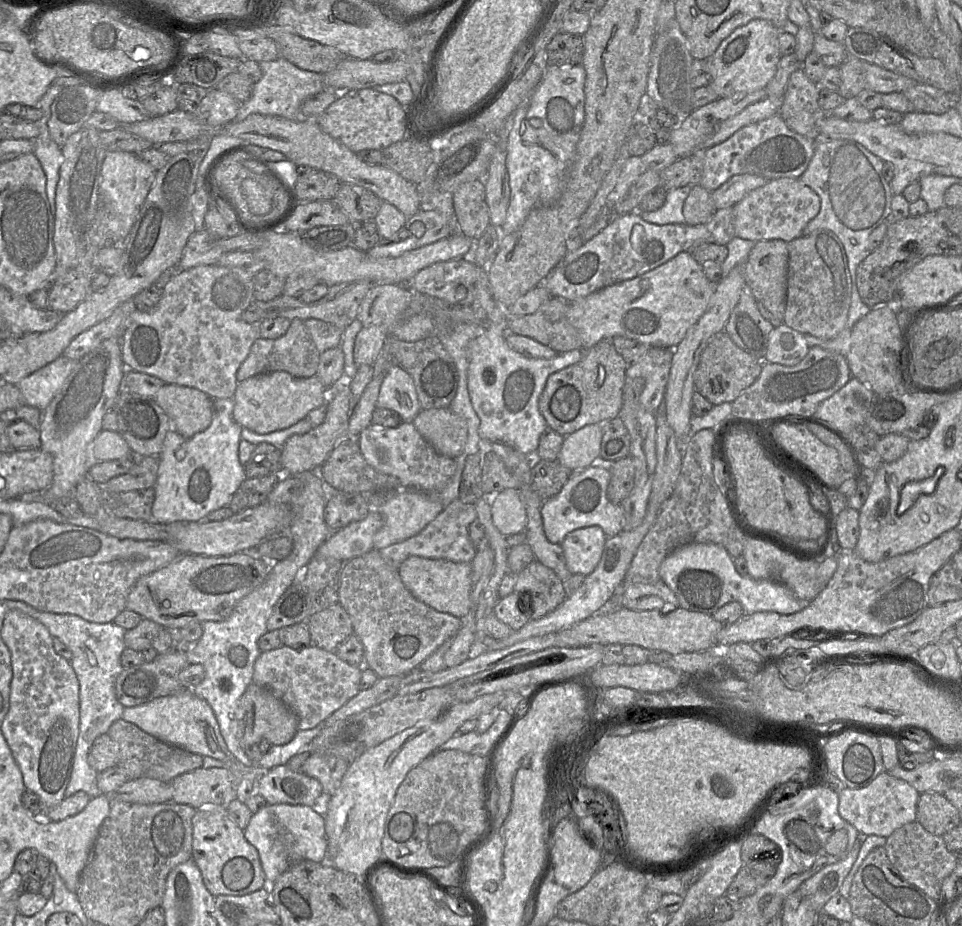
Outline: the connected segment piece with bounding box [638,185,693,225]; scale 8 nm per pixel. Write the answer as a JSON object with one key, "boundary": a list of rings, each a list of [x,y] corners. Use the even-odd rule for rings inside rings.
{"boundary":[[[693,185],[667,191],[664,205],[652,212],[638,212],[643,220],[655,225],[684,223],[683,204]]]}

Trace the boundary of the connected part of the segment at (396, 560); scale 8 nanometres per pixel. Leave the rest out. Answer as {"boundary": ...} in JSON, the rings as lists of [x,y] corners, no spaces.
{"boundary":[[[455,499],[418,534],[380,549],[379,552],[383,559],[397,570],[401,563],[410,556],[471,563],[475,557],[476,549],[469,538],[468,527],[476,519],[475,505]]]}

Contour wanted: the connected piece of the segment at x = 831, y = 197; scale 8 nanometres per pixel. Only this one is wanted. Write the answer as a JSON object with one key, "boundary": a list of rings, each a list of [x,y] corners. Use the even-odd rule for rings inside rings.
{"boundary":[[[820,137],[820,140],[815,141],[814,154],[807,169],[797,178],[801,184],[811,188],[819,196],[821,203],[818,214],[806,225],[802,237],[818,229],[835,233],[844,246],[851,277],[850,307],[844,329],[832,339],[804,334],[809,347],[819,346],[846,357],[853,326],[871,310],[859,296],[856,270],[858,265],[872,253],[869,245],[870,234],[891,215],[893,193],[890,184],[882,175],[883,163],[883,160],[855,141],[821,139]]]}

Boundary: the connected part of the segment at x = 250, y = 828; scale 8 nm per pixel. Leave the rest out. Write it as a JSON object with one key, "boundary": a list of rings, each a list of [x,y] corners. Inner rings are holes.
{"boundary":[[[287,803],[266,804],[258,812],[253,813],[249,824],[243,831],[246,840],[258,851],[267,885],[273,883],[291,864],[305,860],[317,863],[327,862],[327,837],[324,816],[315,811],[313,807]]]}

